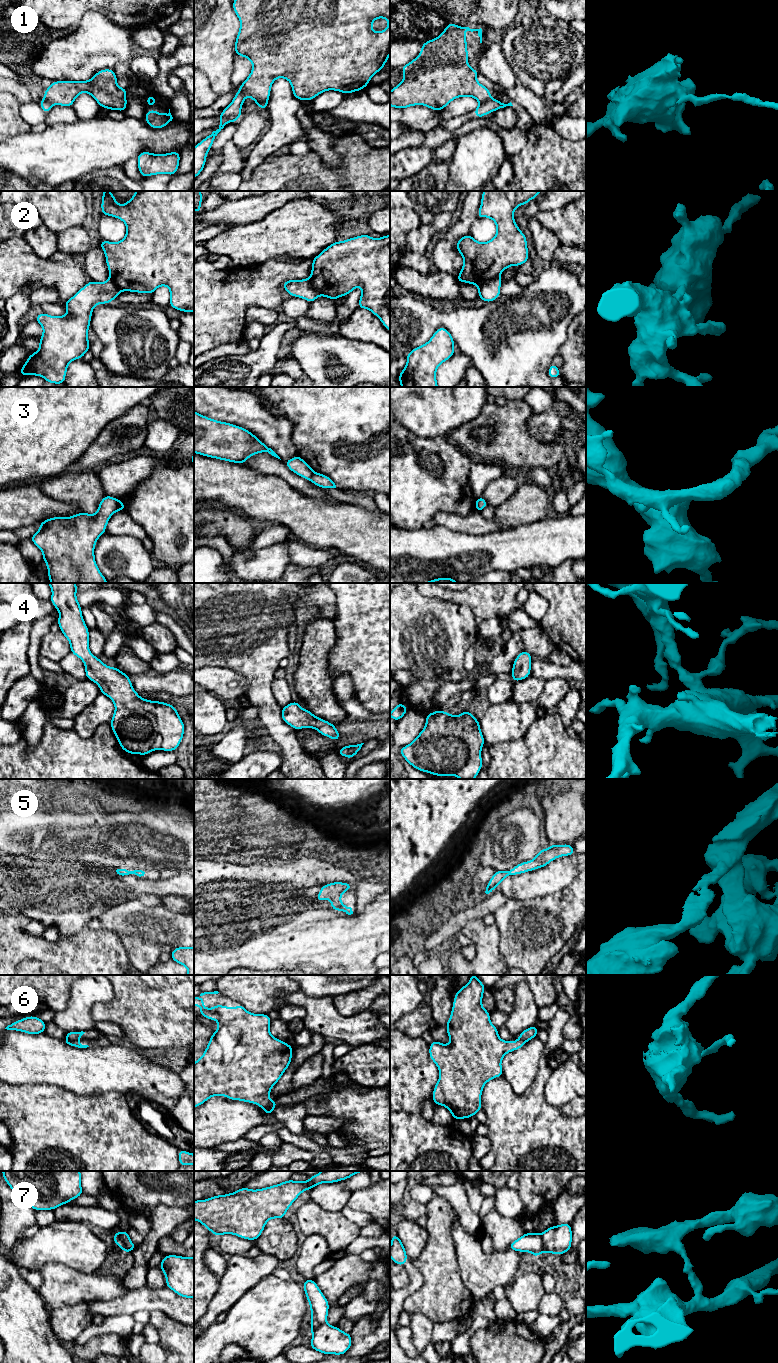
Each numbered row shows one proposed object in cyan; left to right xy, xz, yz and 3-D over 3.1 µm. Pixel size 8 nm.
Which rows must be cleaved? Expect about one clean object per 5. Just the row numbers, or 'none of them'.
1, 2, 3, 6, 7

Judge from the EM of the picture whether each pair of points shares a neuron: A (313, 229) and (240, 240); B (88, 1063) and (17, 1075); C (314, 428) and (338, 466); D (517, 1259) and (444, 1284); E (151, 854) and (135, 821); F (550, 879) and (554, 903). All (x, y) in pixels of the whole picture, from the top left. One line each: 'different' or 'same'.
A: same
B: same
C: same
D: different
E: same
F: different

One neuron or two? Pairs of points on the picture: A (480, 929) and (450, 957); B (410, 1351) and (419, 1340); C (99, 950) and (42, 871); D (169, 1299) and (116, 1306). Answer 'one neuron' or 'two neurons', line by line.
A: one neuron
B: two neurons
C: two neurons
D: one neuron

